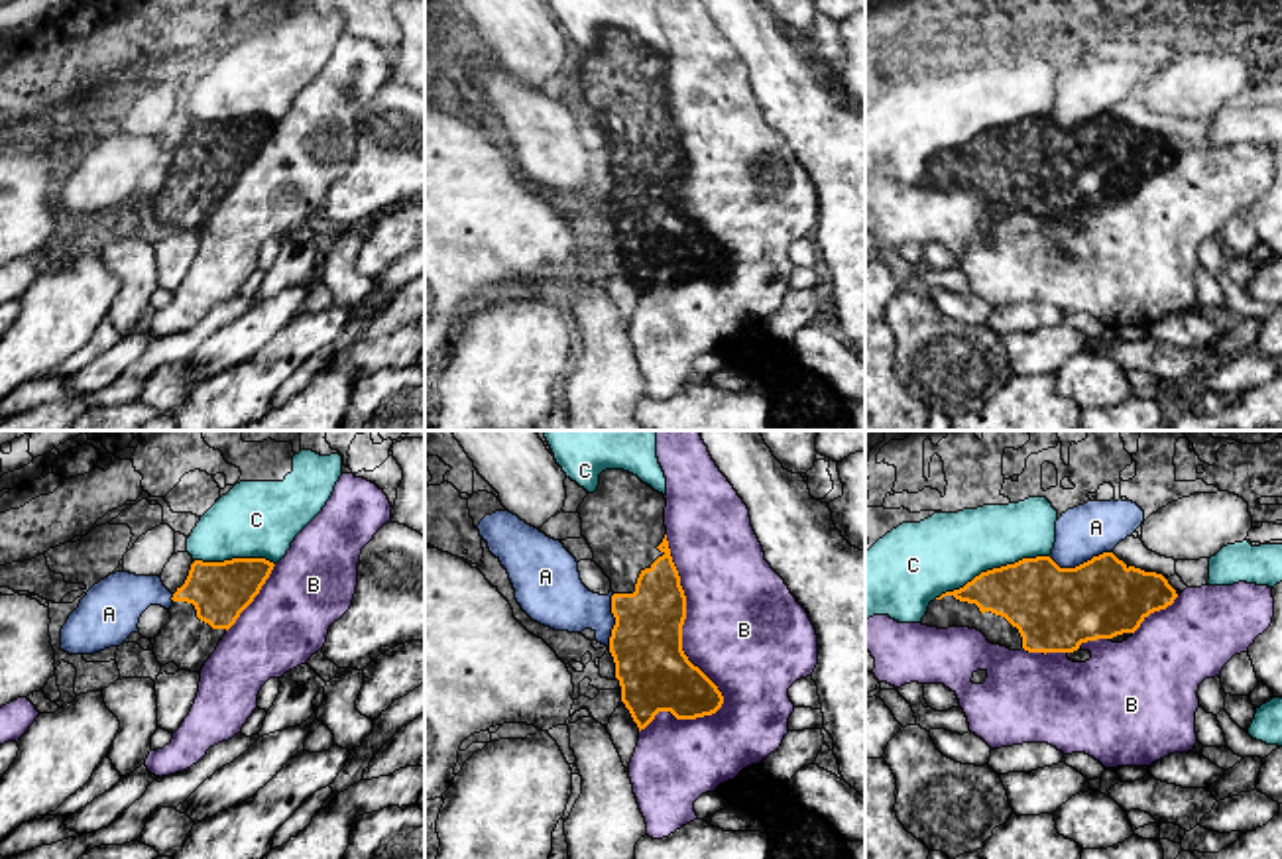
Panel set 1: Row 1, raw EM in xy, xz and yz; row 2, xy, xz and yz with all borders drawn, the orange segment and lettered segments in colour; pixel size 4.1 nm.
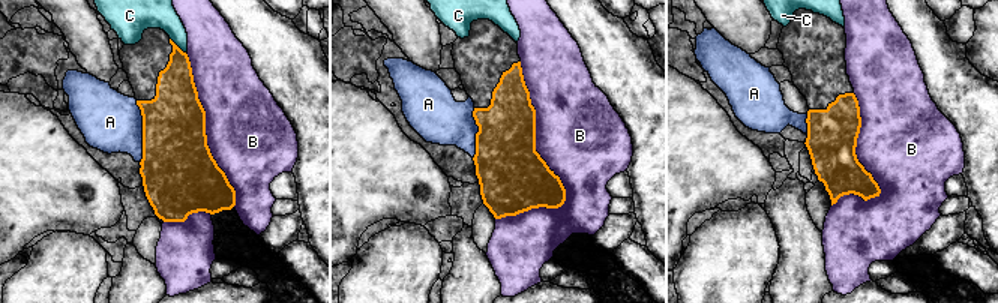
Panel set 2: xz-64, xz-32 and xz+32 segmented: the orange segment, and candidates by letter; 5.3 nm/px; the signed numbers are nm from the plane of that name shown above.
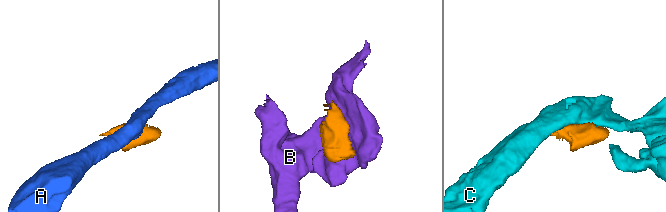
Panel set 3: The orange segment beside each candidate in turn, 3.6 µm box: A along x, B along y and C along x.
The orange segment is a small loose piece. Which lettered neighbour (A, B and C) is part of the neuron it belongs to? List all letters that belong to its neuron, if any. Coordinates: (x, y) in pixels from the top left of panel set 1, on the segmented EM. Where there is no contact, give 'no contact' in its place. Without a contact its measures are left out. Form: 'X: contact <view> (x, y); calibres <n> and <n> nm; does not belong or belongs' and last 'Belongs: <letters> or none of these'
A: contact yz (1080, 565); calibres 340 and 220 nm; does not belong
B: contact xz (689, 661); calibres 300 and 460 nm; does not belong
C: contact yz (993, 569); calibres 320 and 320 nm; does not belong
Belongs: none of these

